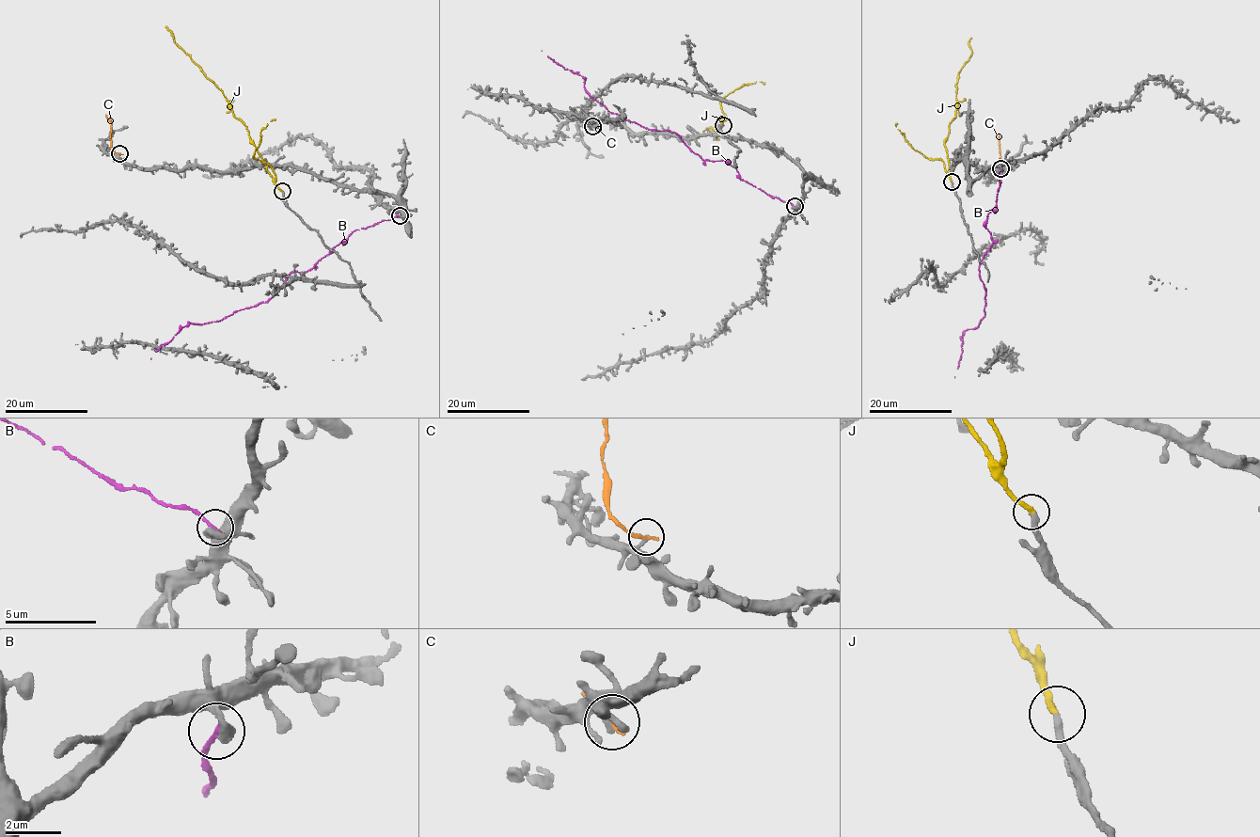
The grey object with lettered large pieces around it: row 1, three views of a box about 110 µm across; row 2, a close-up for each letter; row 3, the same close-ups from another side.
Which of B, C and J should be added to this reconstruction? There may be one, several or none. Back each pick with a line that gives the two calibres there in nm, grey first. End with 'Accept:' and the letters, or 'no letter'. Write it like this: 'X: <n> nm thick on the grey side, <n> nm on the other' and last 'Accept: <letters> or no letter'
J: 260 nm thick on the grey side, 240 nm on the other
Accept: J

